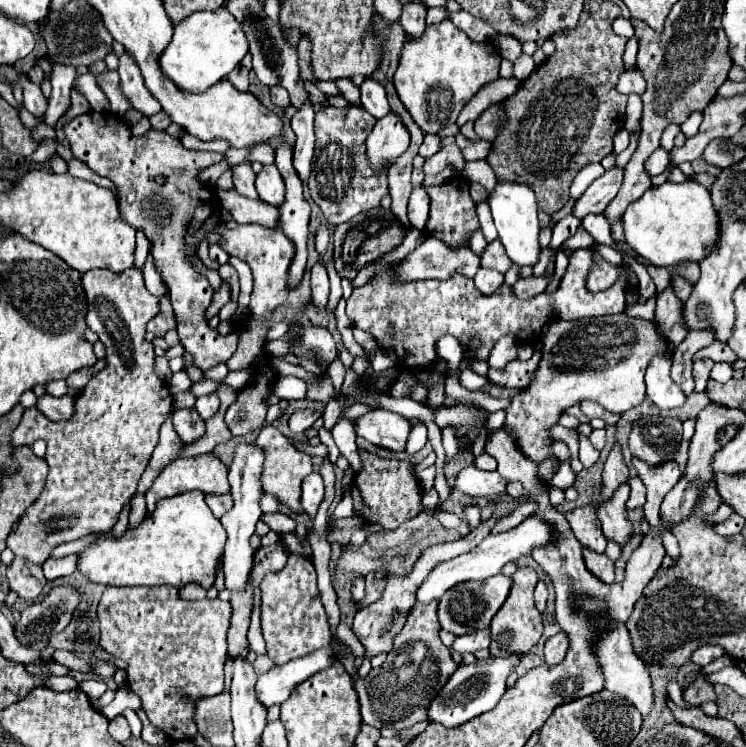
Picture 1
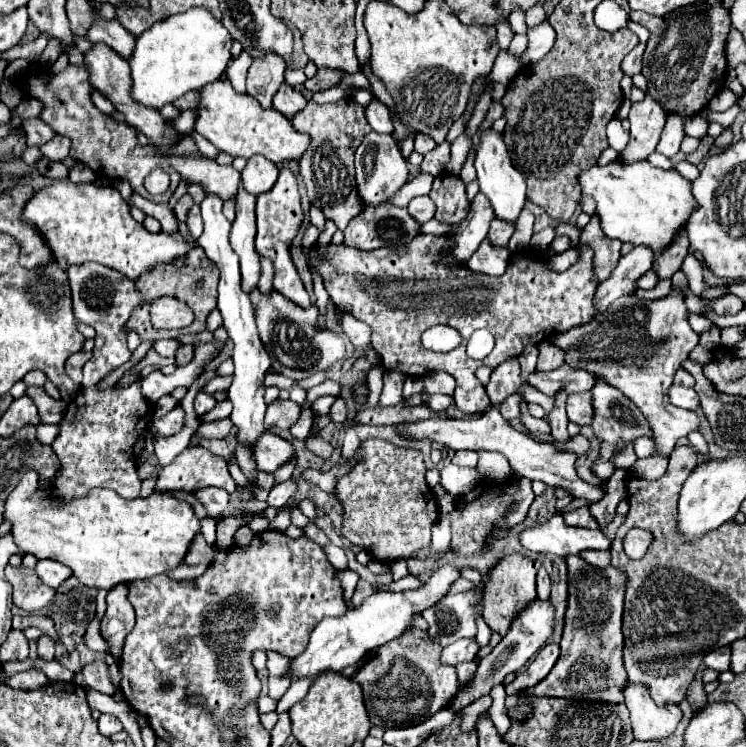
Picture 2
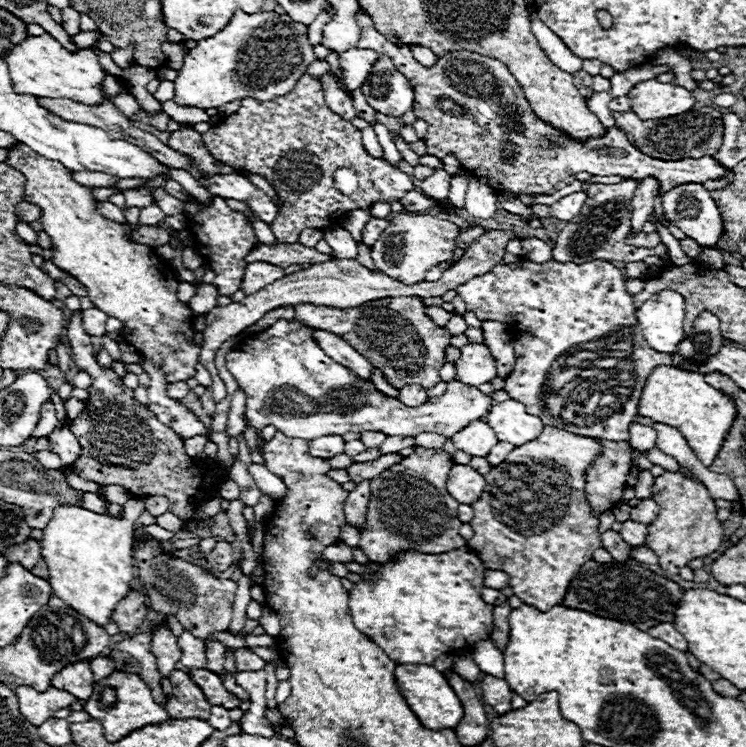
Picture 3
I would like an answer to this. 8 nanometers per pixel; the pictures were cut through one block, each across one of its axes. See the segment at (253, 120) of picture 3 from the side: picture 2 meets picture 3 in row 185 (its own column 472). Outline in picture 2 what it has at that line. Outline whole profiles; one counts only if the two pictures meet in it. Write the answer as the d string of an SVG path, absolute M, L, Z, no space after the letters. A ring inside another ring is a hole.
M418 234L406 248L402 250L392 250L392 248L378 248L378 250L358 250L350 248L346 244L334 244L330 242L326 248L320 248L320 244L314 244L308 250L308 266L310 270L318 270L324 288L330 296L330 300L346 308L354 318L366 322L372 328L372 346L380 356L380 362L386 370L396 370L406 376L422 376L432 370L446 370L454 380L456 380L456 390L454 390L454 402L464 414L474 414L474 412L484 412L490 406L488 394L484 386L478 382L474 376L478 366L498 366L510 358L516 358L526 344L538 344L552 334L560 334L562 330L570 330L582 322L590 322L594 316L592 308L592 298L596 292L596 282L592 278L592 250L588 246L580 246L582 256L580 260L570 266L566 272L554 272L546 266L544 258L534 254L532 250L512 254L510 266L500 278L490 278L488 274L474 274L466 266L450 266L446 264L446 258L450 256L450 242L452 234ZM434 324L448 324L460 330L462 342L456 350L448 354L436 354L426 350L420 344L420 334L434 326ZM486 328L494 334L496 346L494 350L484 358L484 360L472 360L466 354L466 344L468 338L474 330Z

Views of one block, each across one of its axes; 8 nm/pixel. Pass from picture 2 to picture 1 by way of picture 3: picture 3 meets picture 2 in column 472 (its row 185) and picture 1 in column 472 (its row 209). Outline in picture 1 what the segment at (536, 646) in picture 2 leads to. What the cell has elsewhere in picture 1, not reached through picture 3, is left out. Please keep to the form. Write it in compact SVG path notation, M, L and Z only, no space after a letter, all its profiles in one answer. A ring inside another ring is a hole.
M510 654L506 658L488 658L488 660L476 660L474 664L460 664L456 674L446 682L446 686L438 692L438 696L432 700L428 708L428 718L432 722L440 722L446 728L460 726L468 722L474 716L480 716L496 706L496 702L506 692L506 678L516 670L520 664L518 654Z

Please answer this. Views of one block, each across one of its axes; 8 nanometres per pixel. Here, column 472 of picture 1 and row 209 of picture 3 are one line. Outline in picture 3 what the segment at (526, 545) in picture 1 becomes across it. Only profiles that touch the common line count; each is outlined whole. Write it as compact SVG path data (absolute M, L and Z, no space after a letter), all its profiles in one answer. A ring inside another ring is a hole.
M574 192L574 194L570 194L570 196L564 196L564 198L560 198L558 202L550 204L550 216L556 218L556 220L568 222L568 220L572 220L574 216L578 216L584 200L586 200L586 192Z

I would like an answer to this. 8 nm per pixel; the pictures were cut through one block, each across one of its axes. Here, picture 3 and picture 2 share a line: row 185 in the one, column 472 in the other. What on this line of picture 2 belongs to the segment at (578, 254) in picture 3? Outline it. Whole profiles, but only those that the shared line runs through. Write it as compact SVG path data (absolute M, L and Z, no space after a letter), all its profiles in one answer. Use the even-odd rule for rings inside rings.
M466 590L454 596L446 596L430 610L424 610L422 616L428 624L428 638L438 642L442 648L462 638L474 638L476 624L472 606L480 604L480 600L482 590Z

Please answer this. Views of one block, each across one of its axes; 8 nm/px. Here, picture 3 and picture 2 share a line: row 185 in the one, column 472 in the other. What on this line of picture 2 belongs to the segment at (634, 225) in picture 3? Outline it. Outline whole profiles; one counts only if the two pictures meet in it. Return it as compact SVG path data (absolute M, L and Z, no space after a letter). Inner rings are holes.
M464 638L464 640L458 640L450 646L446 646L442 650L442 656L440 656L440 662L446 664L446 666L456 666L460 662L470 662L474 660L478 652L478 644L474 638Z

